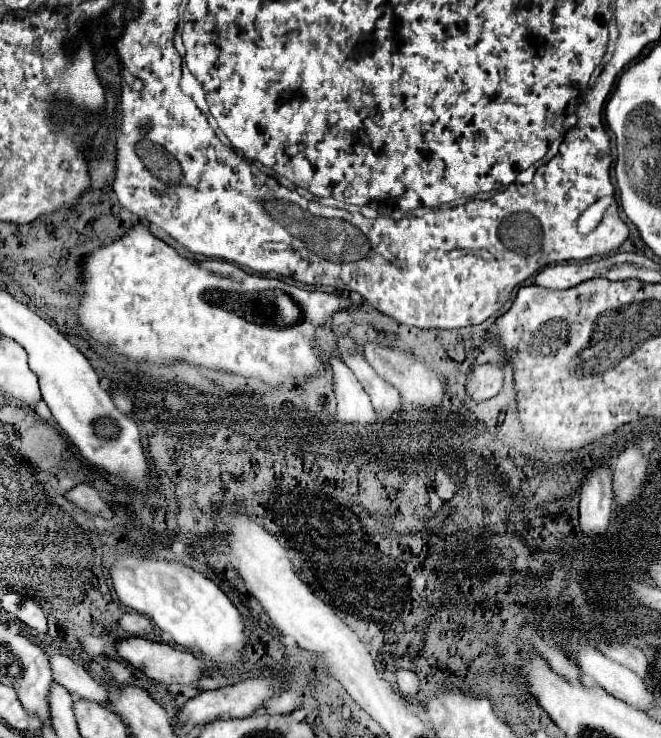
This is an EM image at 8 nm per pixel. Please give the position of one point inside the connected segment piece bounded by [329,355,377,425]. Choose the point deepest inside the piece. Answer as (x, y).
(353, 406)

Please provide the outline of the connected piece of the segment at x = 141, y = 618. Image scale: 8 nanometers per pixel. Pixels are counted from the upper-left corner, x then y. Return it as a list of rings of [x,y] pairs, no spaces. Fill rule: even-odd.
[[[135,611],[123,613],[119,619],[119,627],[135,637],[147,637],[153,631],[153,623],[149,621],[149,617],[135,613]]]

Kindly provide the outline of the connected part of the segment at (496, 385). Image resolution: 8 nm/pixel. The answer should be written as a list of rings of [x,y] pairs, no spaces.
[[[479,365],[467,375],[467,393],[475,401],[485,401],[495,397],[503,387],[503,367],[505,365]]]

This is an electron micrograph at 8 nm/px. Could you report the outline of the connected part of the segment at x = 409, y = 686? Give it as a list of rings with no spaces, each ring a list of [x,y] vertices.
[[[397,669],[395,675],[397,675],[397,685],[399,685],[401,695],[405,695],[405,697],[417,695],[419,679],[417,679],[417,675],[411,669]]]

